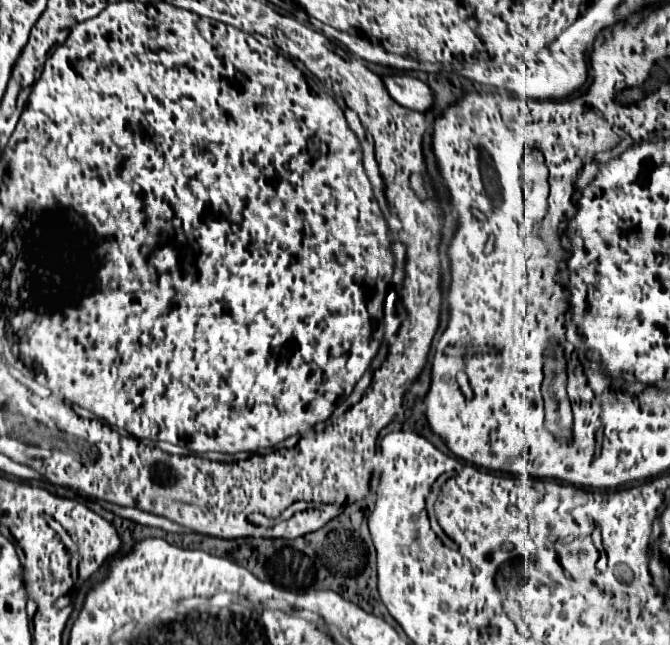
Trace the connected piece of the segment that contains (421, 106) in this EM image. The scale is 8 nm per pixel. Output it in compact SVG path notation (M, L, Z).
M388 75L388 77L384 77L384 83L386 83L386 89L392 95L392 99L408 109L428 111L434 105L432 89L416 77Z

